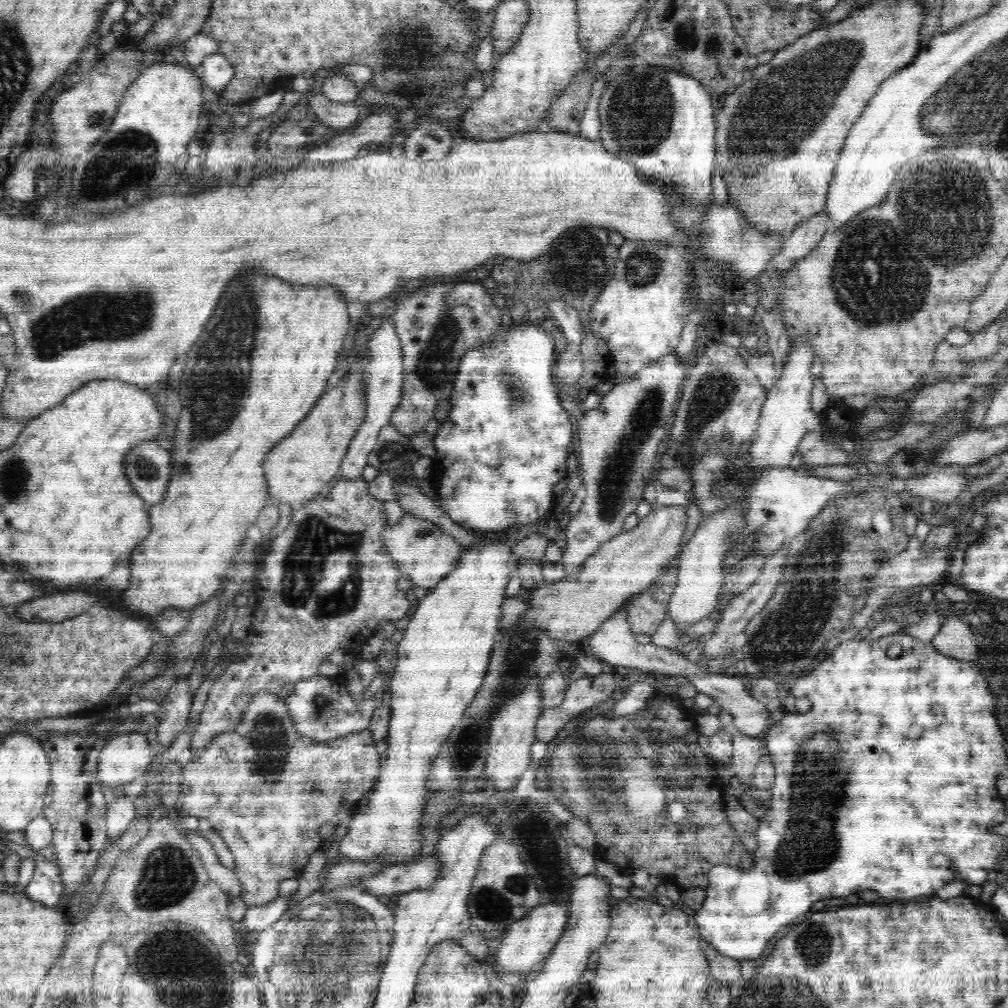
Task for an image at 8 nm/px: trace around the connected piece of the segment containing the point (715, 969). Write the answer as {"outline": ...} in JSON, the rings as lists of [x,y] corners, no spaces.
{"outline":[[[701,939],[701,947],[710,965],[710,975],[712,980],[725,982],[729,990],[742,990],[742,974],[740,961],[730,956],[724,956],[714,948],[713,944]]]}

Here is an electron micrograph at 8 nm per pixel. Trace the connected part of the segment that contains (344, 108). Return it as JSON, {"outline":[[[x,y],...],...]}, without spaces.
{"outline":[[[320,92],[309,97],[307,108],[310,108],[317,118],[328,127],[343,129],[358,123],[359,104],[360,101],[354,100],[352,102],[334,102]]]}

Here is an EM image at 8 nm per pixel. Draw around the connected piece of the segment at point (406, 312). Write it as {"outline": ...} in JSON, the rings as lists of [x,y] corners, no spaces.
{"outline":[[[479,281],[438,283],[422,286],[416,284],[411,289],[411,295],[399,301],[390,320],[396,325],[397,336],[402,345],[402,364],[404,367],[404,382],[401,388],[400,404],[395,408],[390,418],[390,424],[400,431],[400,434],[410,438],[412,434],[420,434],[424,426],[434,418],[434,410],[440,400],[452,398],[452,388],[456,380],[456,370],[468,350],[474,350],[488,342],[488,336],[502,327],[502,312],[498,304],[490,298],[486,288]]]}

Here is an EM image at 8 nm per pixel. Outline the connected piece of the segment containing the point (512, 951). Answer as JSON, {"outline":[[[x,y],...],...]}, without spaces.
{"outline":[[[546,902],[508,927],[495,952],[495,961],[498,962],[503,973],[525,974],[527,978],[533,975],[548,958],[558,939],[564,934],[564,930],[568,928],[569,918],[568,904]]]}

